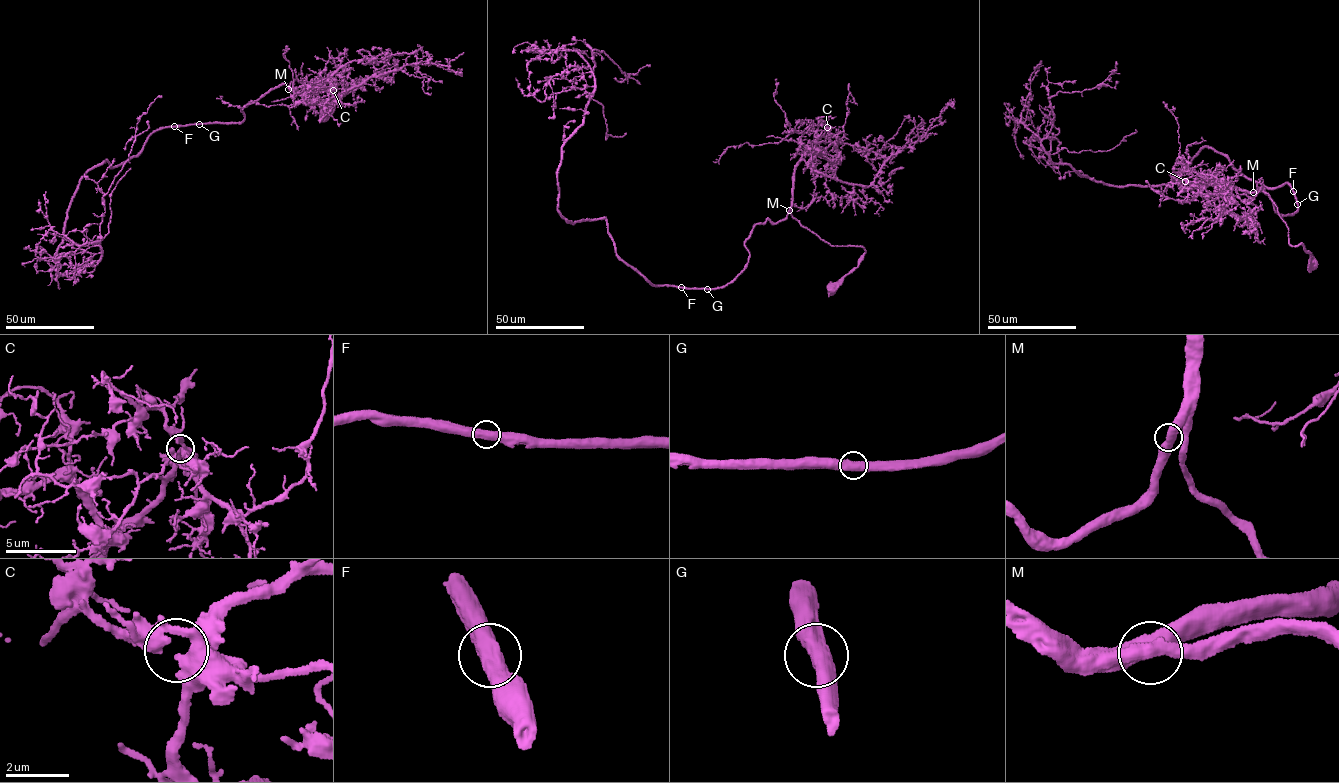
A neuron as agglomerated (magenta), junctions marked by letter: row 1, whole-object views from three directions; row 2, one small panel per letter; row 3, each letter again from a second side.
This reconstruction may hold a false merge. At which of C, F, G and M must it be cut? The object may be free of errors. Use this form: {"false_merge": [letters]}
{"false_merge": []}

